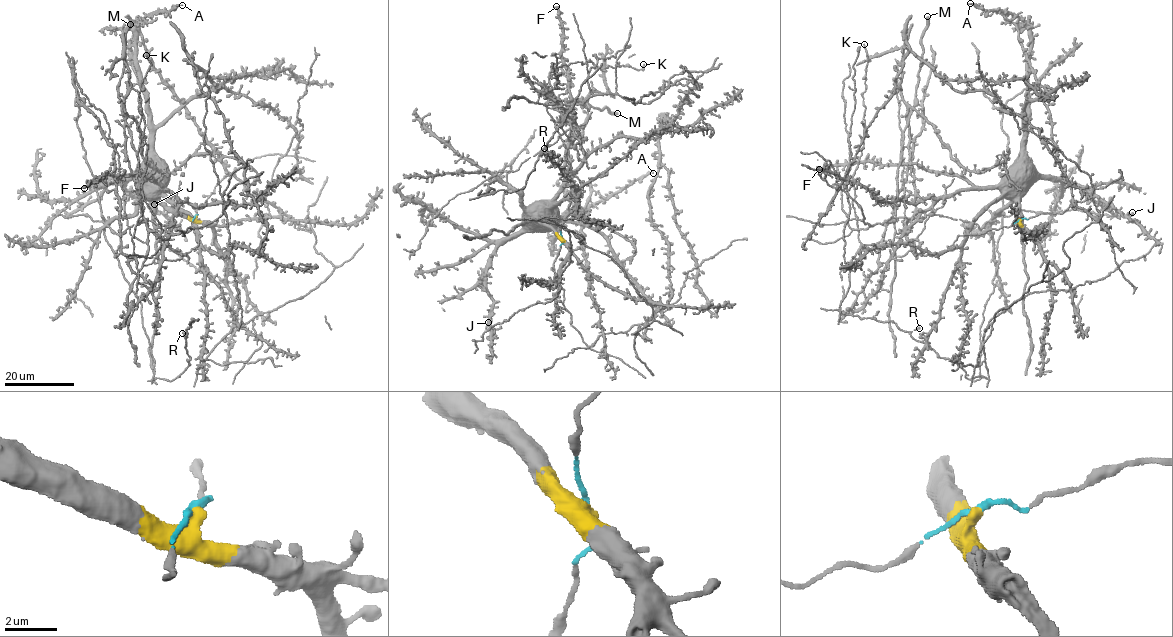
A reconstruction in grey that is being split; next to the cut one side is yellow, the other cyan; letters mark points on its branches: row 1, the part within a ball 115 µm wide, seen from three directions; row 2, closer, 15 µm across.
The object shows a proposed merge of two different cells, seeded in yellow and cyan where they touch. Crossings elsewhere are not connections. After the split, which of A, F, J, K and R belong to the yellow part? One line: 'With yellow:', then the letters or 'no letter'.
With yellow: A, F, J, R

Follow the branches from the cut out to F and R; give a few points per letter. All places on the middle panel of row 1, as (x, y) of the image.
F: (562, 239), (539, 219), (540, 213), (562, 184), (572, 116), (569, 70), (562, 59), (562, 22), (556, 6)
R: (562, 239), (497, 180), (484, 185), (490, 193), (495, 190), (478, 195), (520, 189), (544, 148)

